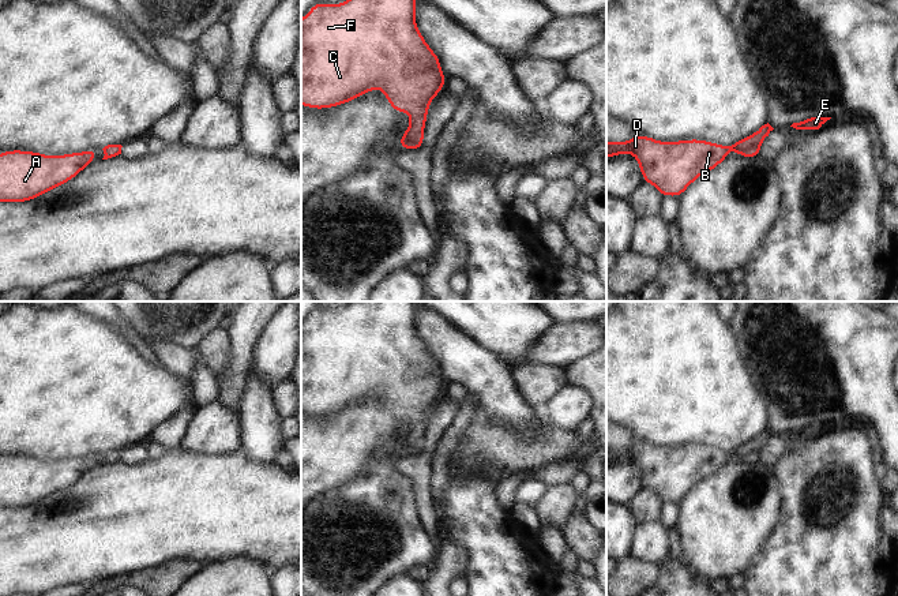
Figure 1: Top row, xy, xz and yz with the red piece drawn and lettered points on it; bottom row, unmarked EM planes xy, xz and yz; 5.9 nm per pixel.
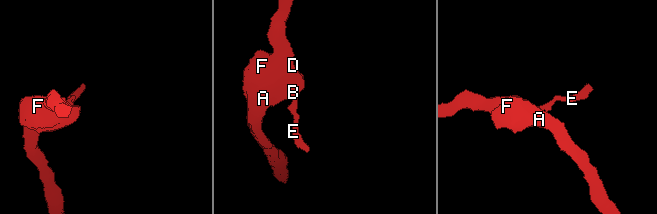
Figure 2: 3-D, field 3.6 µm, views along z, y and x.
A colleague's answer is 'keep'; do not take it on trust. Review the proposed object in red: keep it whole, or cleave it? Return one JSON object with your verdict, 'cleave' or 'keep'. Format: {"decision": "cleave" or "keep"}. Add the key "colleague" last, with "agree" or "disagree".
{"decision": "keep", "colleague": "agree"}

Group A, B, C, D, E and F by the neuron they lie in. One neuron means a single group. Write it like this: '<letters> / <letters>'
A B C D E F

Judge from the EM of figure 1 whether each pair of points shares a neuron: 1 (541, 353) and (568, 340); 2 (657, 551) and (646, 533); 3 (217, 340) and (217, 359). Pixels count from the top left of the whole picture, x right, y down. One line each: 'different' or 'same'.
1: same
2: same
3: same

